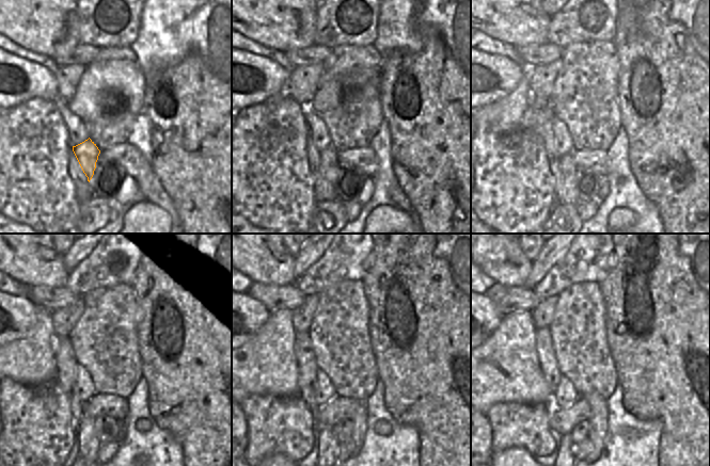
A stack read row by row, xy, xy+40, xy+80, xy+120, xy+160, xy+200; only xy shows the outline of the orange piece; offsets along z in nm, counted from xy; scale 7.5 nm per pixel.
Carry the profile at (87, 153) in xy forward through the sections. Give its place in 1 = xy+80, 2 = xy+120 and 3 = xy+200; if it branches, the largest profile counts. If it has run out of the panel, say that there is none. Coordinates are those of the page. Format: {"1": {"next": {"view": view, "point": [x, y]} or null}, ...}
{"1": {"next": {"view": "xy+80", "point": [565, 190]}}, "2": {"next": {"view": "xy+120", "point": [89, 443]}}, "3": {"next": {"view": "xy+200", "point": [566, 450]}}}

